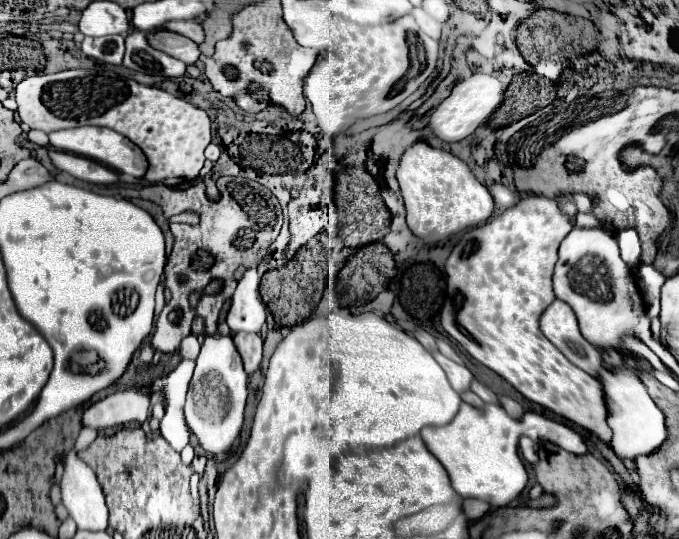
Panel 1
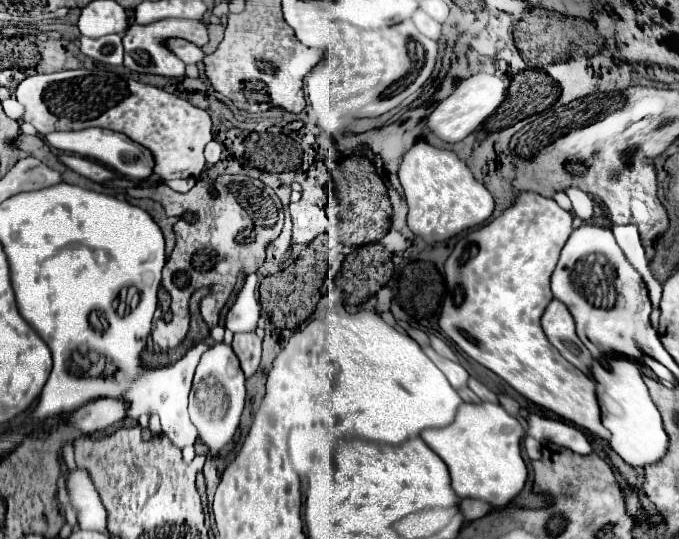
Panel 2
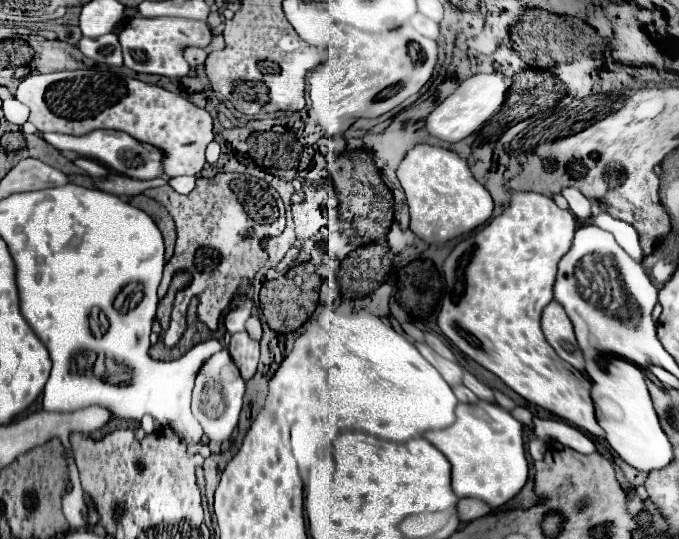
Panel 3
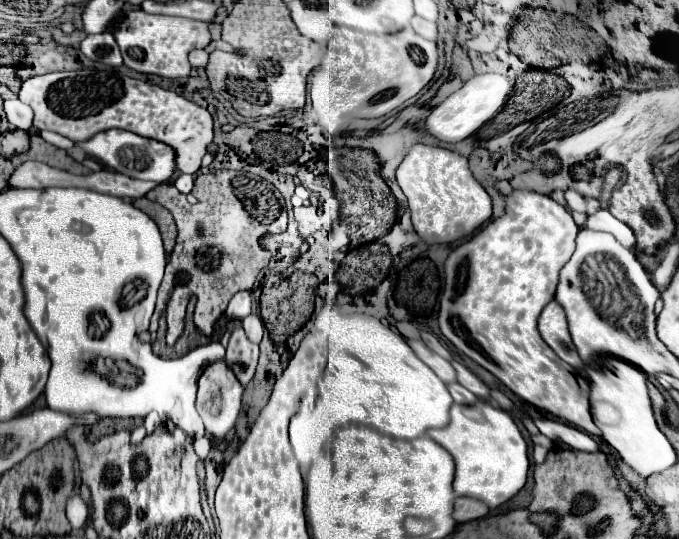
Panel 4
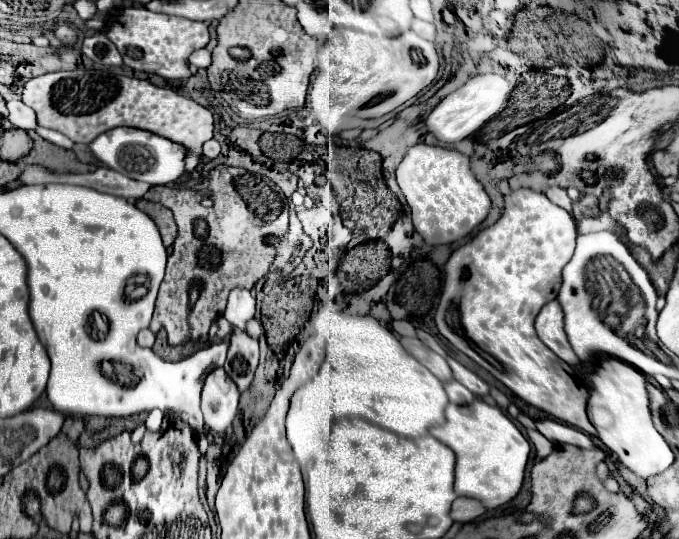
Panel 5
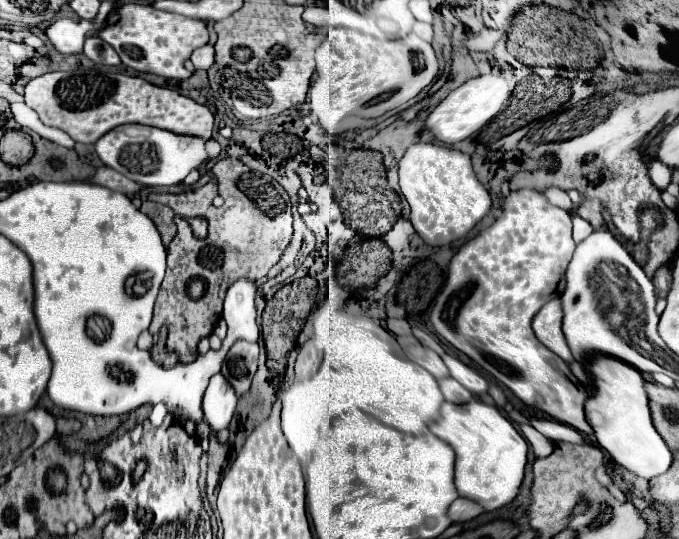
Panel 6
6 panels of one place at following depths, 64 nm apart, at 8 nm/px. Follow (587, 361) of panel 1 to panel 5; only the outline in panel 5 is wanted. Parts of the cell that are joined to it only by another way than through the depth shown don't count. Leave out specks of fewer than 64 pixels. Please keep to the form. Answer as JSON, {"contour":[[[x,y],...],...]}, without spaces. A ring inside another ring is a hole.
{"contour":[[[552,300],[548,302],[540,314],[536,316],[536,322],[534,322],[534,328],[536,328],[536,334],[538,338],[558,356],[562,358],[566,364],[570,366],[578,366],[580,360],[576,358],[568,338],[566,338],[566,332],[564,332],[564,314],[562,314],[562,308],[558,304],[558,300]]]}

